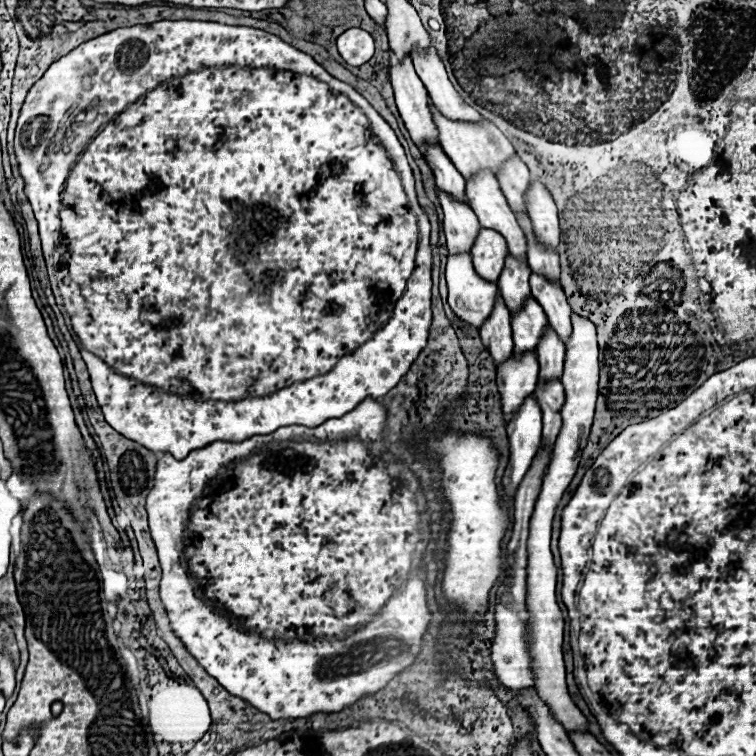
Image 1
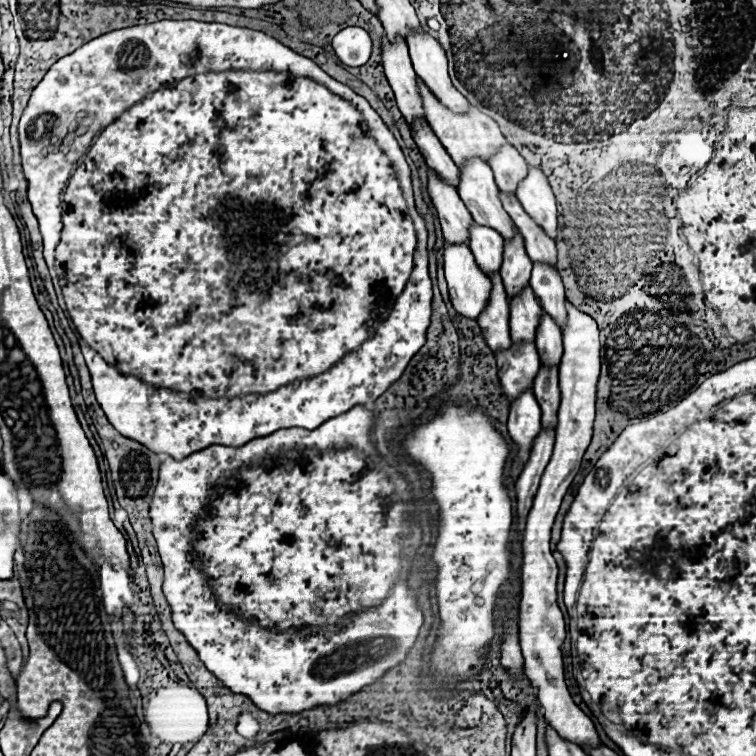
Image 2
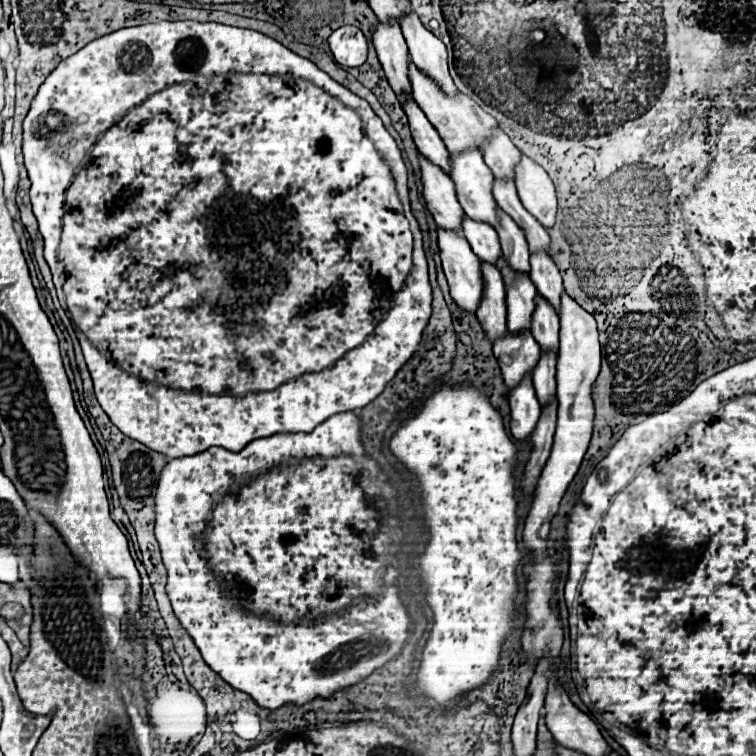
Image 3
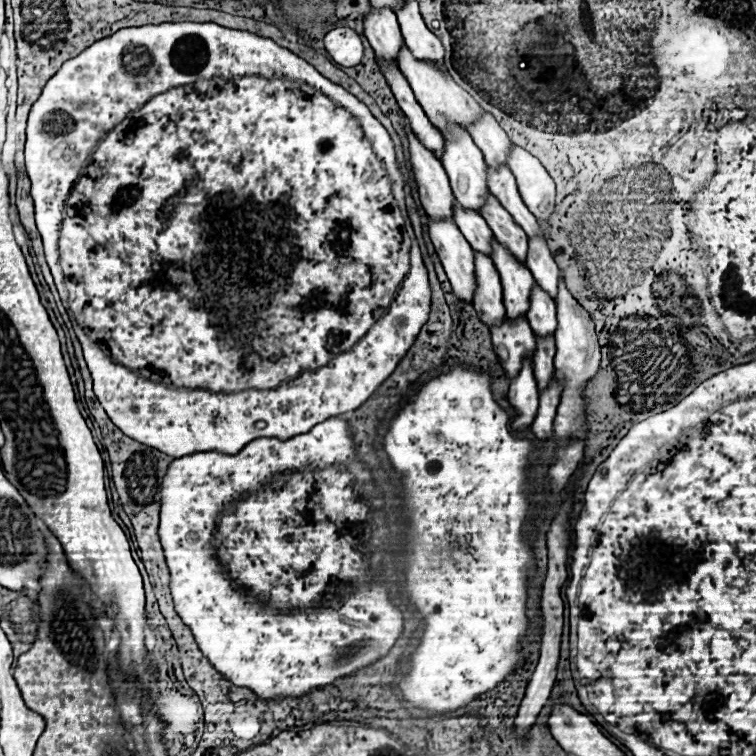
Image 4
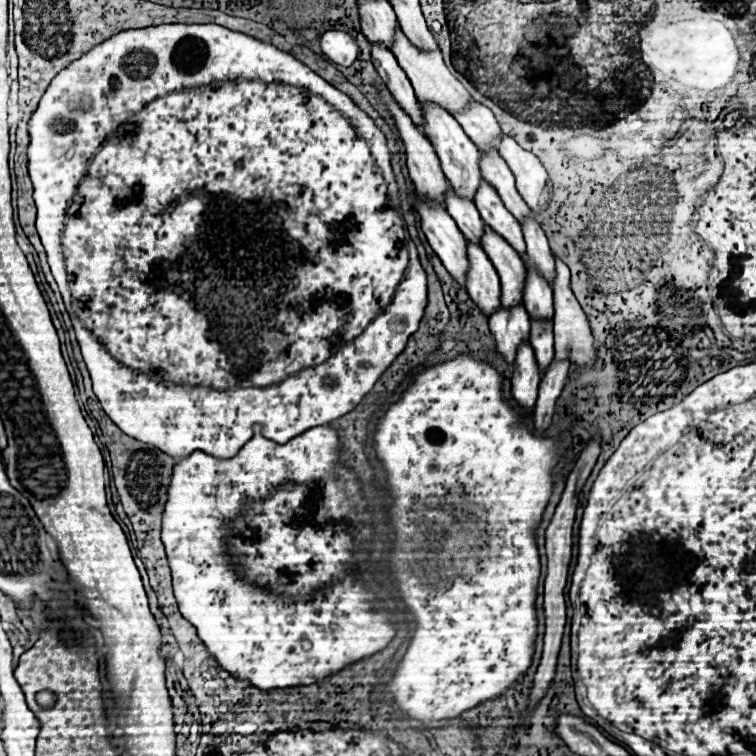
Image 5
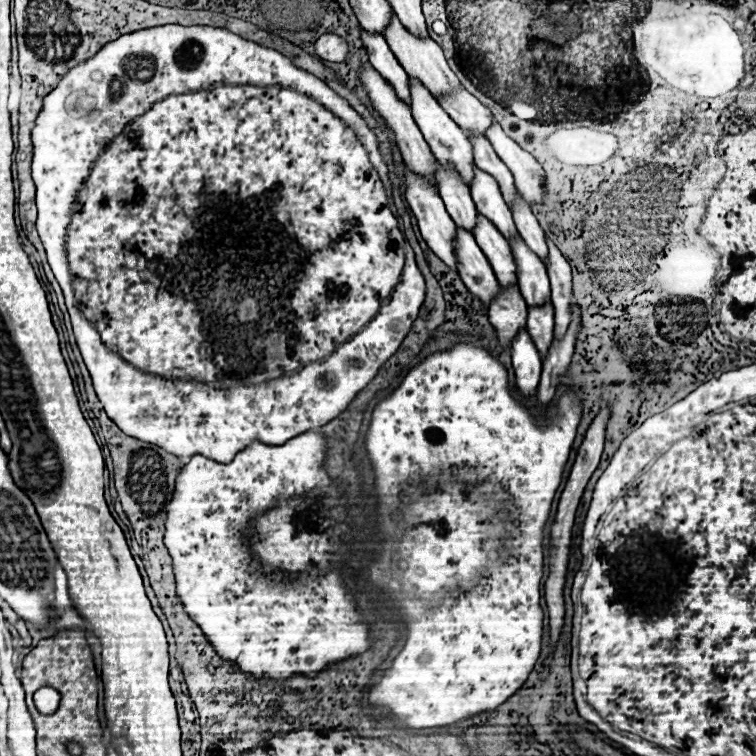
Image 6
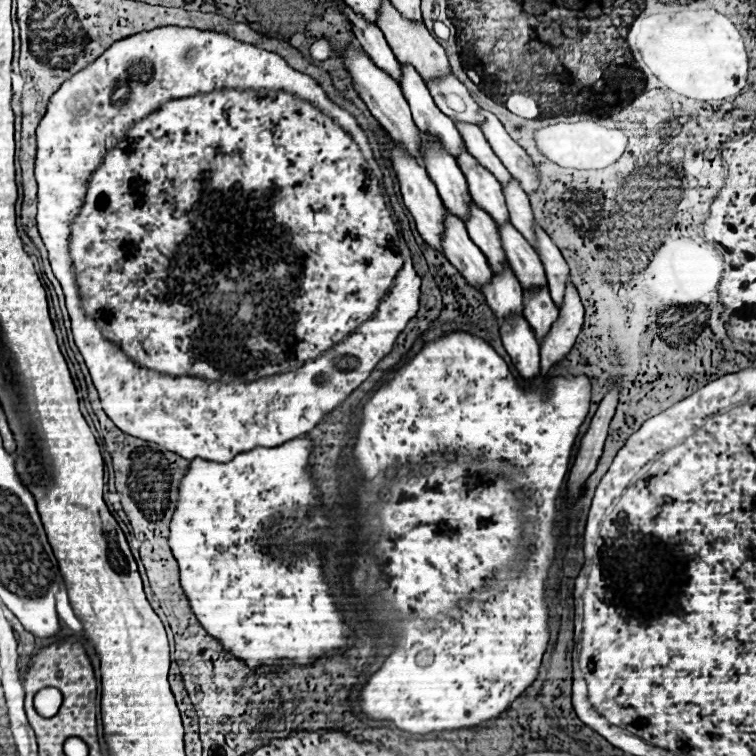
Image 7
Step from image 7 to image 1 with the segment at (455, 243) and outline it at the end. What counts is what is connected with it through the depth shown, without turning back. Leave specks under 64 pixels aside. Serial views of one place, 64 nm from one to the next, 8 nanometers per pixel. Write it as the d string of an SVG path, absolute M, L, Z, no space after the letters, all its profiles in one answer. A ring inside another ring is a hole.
M496 294L494 308L490 316L480 326L480 338L488 352L494 358L494 364L498 364L502 358L508 358L512 354L512 330L510 330L510 310L506 308L502 294Z

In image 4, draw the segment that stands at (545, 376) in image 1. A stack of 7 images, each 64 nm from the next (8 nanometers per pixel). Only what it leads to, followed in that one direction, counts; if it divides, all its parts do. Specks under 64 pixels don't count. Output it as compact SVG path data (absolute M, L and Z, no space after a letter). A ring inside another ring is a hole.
M538 284L532 286L530 292L530 308L526 318L536 334L554 334L556 330L556 304L548 292L544 292Z

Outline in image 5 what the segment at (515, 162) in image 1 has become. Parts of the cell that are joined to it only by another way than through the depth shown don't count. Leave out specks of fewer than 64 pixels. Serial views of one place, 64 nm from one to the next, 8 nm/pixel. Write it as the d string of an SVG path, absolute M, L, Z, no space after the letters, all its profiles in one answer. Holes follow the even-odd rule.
M470 100L462 112L452 114L478 148L496 148L500 126L490 108Z

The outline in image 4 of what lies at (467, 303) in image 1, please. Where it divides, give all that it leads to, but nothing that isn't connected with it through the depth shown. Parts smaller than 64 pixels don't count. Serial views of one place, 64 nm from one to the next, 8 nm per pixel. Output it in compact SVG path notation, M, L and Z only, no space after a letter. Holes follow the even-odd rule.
M428 220L428 234L450 278L452 292L464 302L474 294L474 254L466 238L450 220Z

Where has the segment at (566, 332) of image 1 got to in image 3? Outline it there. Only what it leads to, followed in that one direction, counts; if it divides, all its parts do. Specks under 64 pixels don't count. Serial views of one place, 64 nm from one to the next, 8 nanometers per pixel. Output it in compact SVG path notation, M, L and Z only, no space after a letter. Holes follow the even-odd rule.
M538 250L530 254L530 278L536 284L538 294L542 294L554 308L560 306L562 294L562 276L548 252Z

